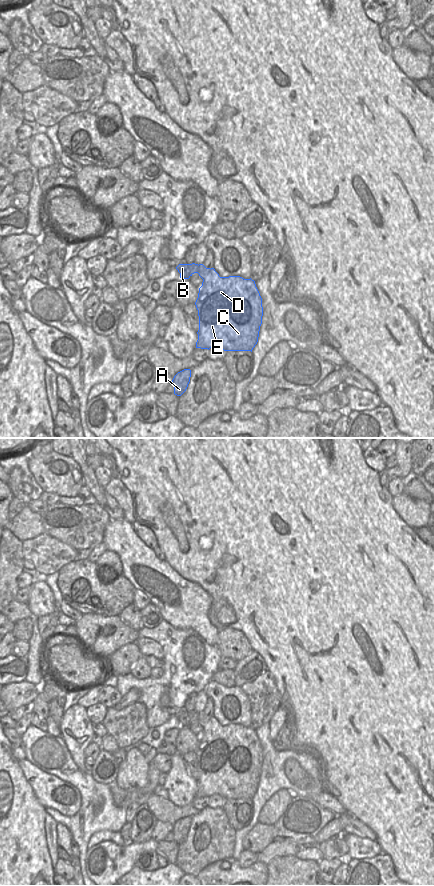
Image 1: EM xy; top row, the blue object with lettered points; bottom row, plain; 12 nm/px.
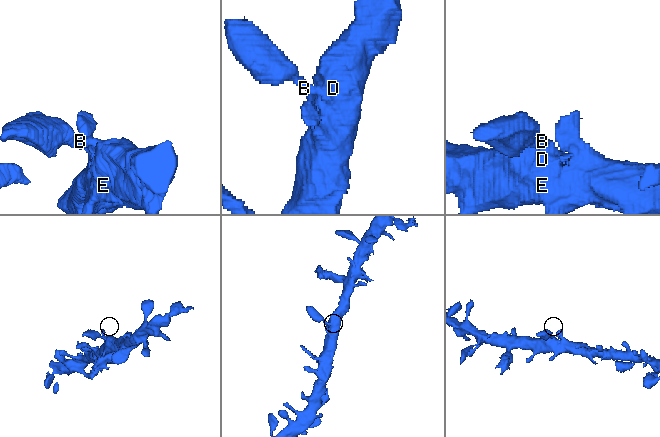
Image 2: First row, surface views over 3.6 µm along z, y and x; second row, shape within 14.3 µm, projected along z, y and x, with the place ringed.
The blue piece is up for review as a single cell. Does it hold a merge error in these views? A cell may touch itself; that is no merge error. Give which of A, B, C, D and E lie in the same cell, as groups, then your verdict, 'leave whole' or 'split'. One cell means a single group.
A B C D E | leave whole

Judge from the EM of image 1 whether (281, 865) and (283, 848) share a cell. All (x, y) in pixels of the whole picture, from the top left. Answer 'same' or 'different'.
different

